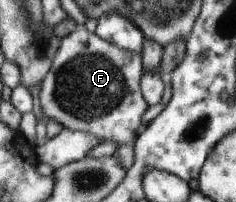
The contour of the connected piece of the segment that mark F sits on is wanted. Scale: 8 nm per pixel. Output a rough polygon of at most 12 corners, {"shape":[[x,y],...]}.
{"shape":[[77,25],[43,80],[43,114],[119,142],[144,132],[143,55]]}

